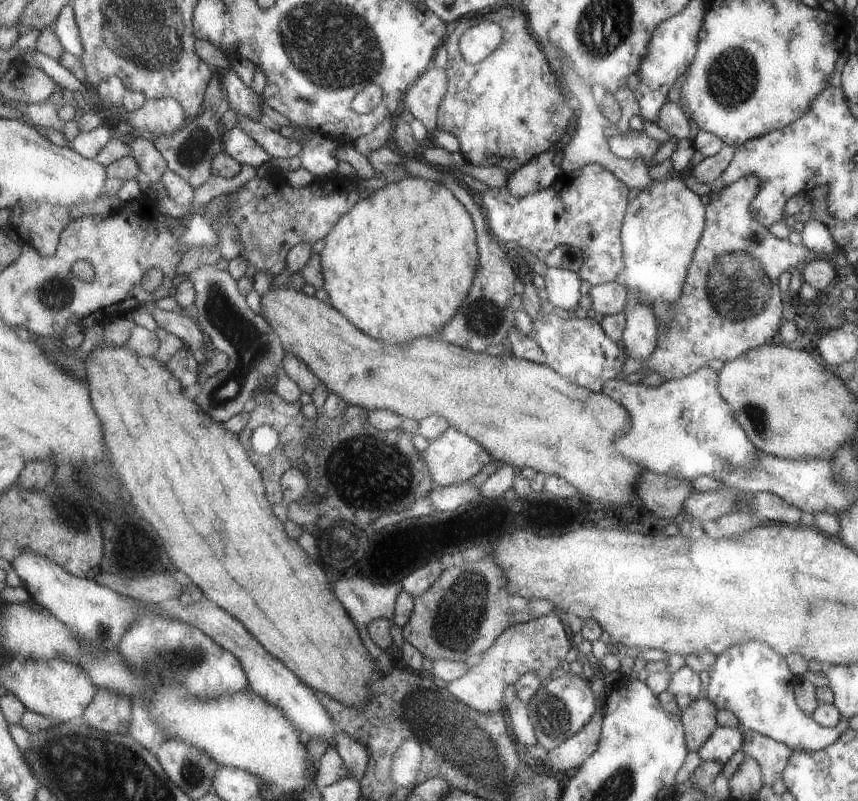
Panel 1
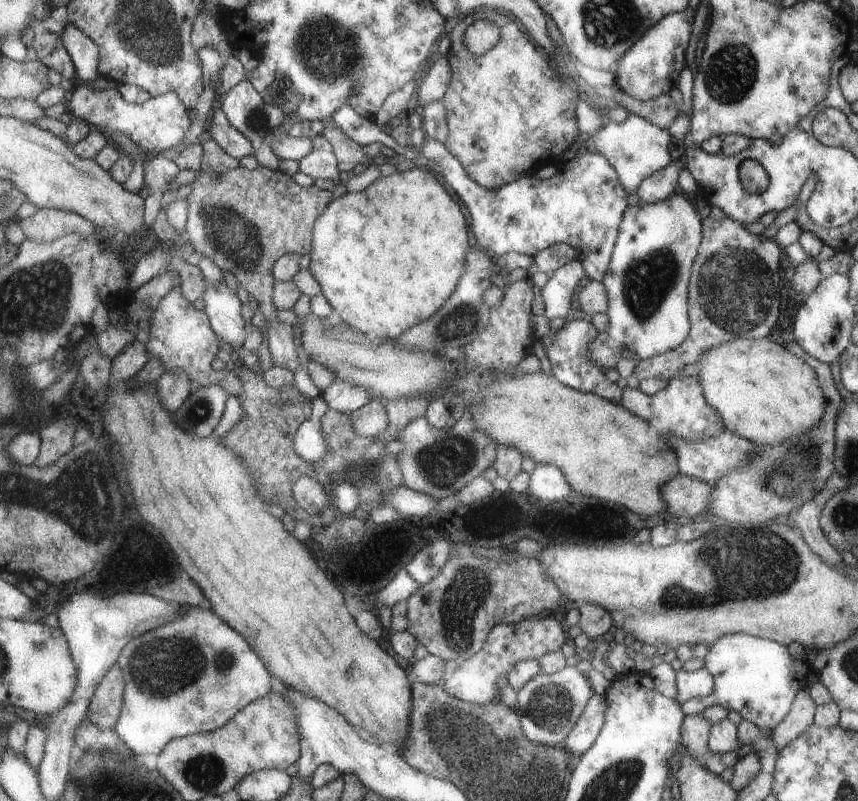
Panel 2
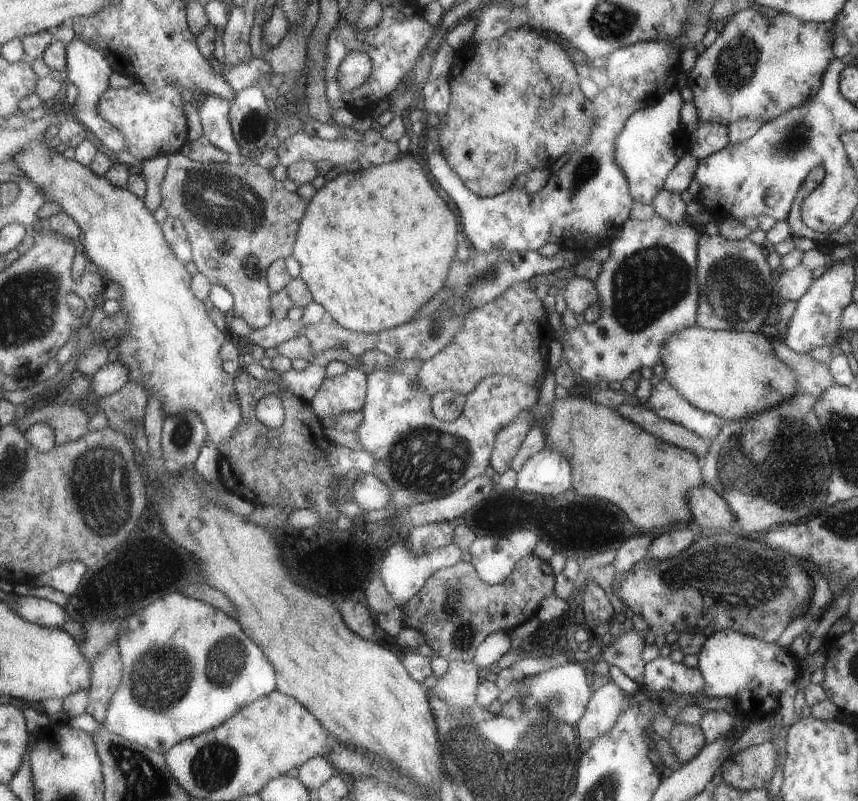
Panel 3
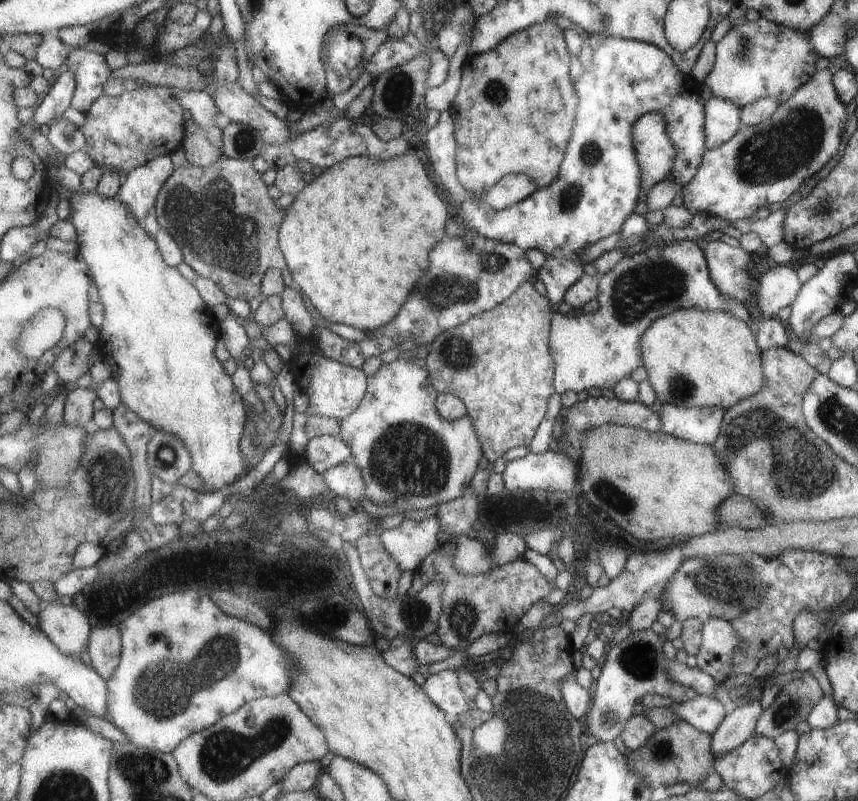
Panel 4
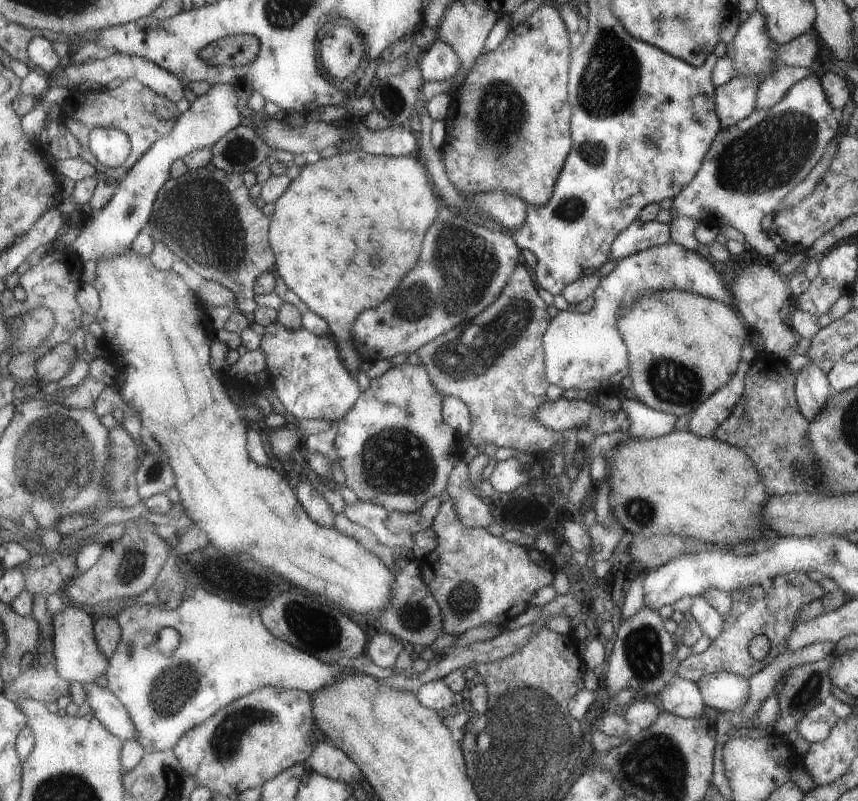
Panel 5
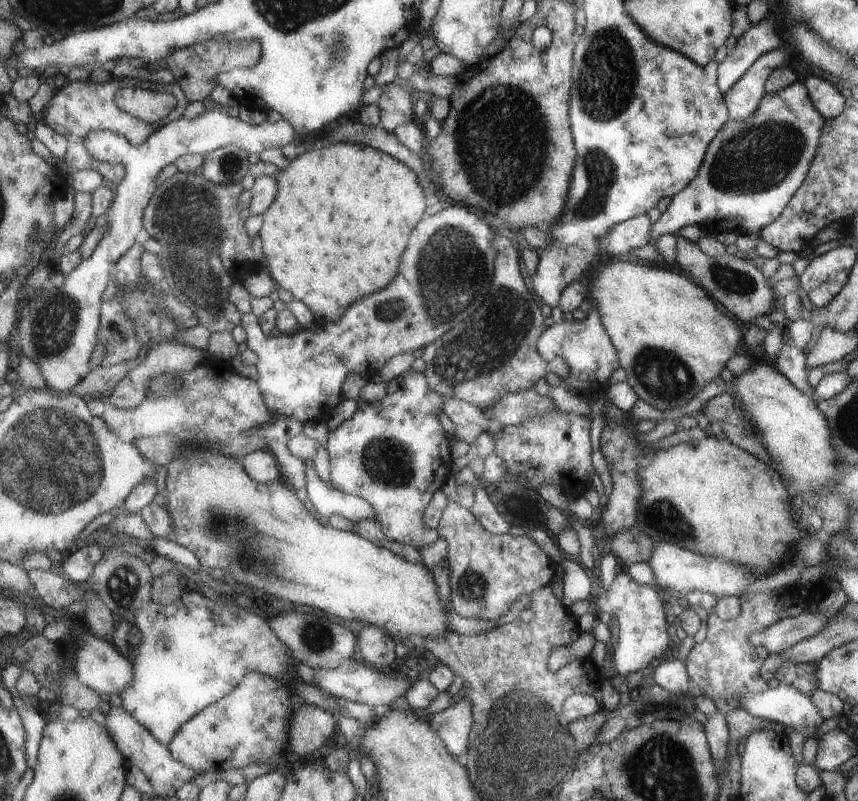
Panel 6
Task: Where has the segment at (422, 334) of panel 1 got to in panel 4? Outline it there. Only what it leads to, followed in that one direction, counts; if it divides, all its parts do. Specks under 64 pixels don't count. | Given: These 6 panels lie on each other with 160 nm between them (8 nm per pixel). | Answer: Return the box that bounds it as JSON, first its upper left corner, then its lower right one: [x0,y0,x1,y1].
[279,154,449,334]

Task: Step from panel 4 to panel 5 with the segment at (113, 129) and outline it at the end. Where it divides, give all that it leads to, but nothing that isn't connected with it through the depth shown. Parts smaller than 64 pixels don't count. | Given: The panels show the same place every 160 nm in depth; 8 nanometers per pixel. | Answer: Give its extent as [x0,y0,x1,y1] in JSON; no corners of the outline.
[61,78,182,180]

